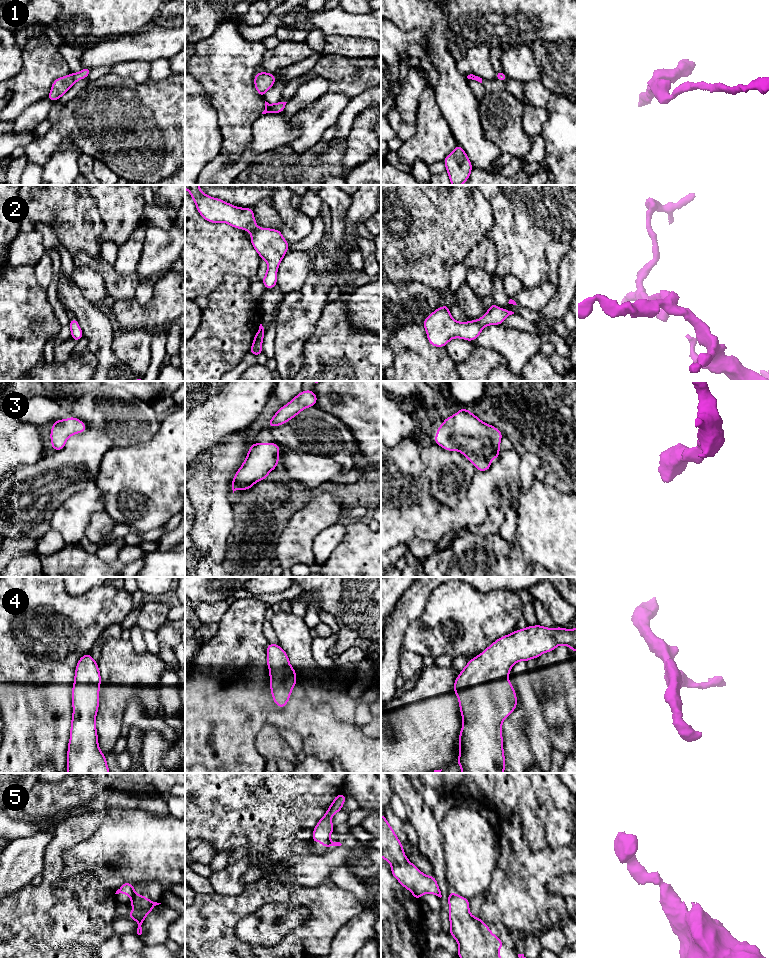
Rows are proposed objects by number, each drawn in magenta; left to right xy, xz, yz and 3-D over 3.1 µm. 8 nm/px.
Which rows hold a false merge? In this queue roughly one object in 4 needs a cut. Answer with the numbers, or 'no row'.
5

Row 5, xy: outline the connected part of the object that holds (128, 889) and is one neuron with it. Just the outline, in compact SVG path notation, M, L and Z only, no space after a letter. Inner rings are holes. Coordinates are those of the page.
M124 882L123 885L116 891L115 894L126 894L133 898L136 895L135 888L128 882Z

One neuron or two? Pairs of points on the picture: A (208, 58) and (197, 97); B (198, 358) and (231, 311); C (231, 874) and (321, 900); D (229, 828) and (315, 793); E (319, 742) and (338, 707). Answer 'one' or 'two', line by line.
A: two
B: one
C: two
D: one
E: two

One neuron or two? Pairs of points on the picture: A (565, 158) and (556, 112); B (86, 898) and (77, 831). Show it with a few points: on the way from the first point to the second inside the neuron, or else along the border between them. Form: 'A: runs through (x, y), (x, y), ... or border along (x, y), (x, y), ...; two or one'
A: runs through (565, 147), (565, 123); one
B: runs through (61, 903), (48, 887), (53, 855); one

